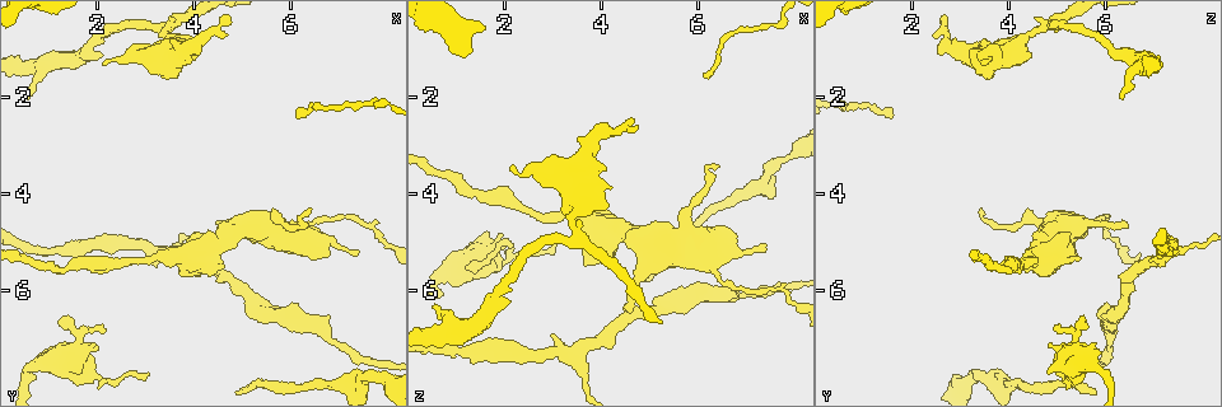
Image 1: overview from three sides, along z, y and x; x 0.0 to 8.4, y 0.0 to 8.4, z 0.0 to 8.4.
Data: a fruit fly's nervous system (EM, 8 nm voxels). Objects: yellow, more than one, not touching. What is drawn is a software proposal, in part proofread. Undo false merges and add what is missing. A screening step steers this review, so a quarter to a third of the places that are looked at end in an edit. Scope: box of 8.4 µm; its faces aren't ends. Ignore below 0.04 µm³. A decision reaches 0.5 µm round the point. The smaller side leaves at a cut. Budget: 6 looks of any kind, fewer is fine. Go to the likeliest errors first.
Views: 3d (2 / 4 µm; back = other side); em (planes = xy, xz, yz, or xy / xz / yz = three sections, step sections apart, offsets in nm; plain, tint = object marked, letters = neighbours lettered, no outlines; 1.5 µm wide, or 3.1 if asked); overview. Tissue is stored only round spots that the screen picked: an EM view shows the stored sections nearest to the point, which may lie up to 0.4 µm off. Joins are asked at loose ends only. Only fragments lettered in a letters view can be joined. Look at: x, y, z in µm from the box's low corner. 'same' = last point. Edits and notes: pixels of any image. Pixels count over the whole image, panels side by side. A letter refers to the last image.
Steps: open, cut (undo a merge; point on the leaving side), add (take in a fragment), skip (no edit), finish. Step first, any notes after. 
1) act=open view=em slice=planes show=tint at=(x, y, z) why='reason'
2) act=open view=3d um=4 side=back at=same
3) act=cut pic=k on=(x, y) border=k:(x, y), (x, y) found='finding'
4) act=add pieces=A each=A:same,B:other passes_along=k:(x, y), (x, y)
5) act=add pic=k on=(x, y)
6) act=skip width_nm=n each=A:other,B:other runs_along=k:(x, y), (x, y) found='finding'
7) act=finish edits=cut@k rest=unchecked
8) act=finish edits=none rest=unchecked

act=open view=em slice=planes show=letters at=(3.70, 5.40, 5.45)

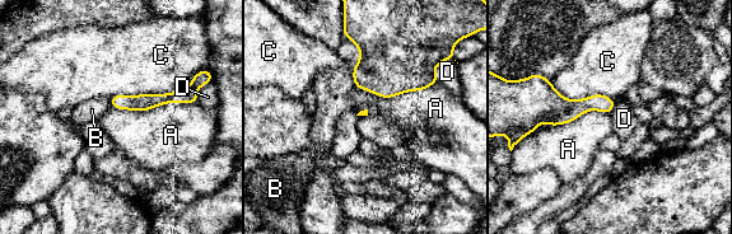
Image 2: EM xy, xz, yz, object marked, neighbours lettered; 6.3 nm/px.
act=skip each=A:other,B:other,C:other,D:other border=2:(196, 102), (112, 107) found='no lettered fragment goes on from it'

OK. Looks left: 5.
act=open view=em slice=planes show=letters at=(2.20, 6.80, 5.10) why='an open end'

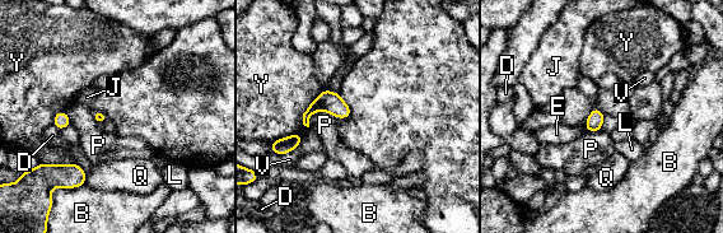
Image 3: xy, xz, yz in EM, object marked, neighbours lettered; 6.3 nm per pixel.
act=skip longest_contact=Y:260nm each=B:other,D:other,E:other,J:other,L:other,P:other,Q:other,V:other,Y:other found='no lettered fragment goes on from it'

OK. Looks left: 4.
act=open view=3d um=2 side=back at=(7.35, 7.85, 3.85) why='sudden change in width'

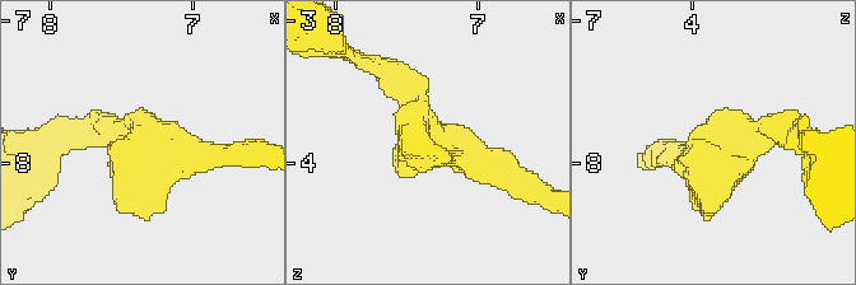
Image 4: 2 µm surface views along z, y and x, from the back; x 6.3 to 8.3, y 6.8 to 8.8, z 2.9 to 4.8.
act=open view=em slice=xy step=4 show=tint at=(7.30, 7.86, 3.86) why='now the EM'

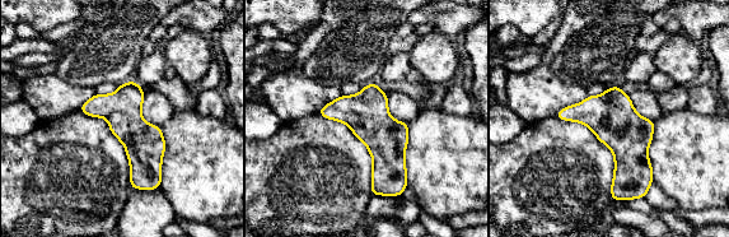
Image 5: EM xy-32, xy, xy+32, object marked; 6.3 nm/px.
act=open view=em slice=planes show=letters at=same why='another direction'

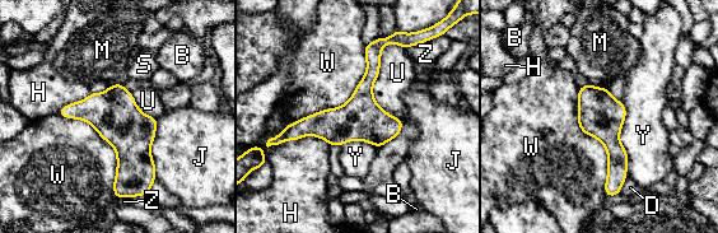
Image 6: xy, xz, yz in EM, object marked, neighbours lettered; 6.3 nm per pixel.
act=skip width_nm=280 each=B:other,D:other,H:other,J:other,M:other,S:other,U:other,W:other,Y:other,Z:other runs_along=6:(377, 43), (363, 97), (284, 136) found='continuous, no second cell'

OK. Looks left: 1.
act=finish edits=none rest=unchecked

